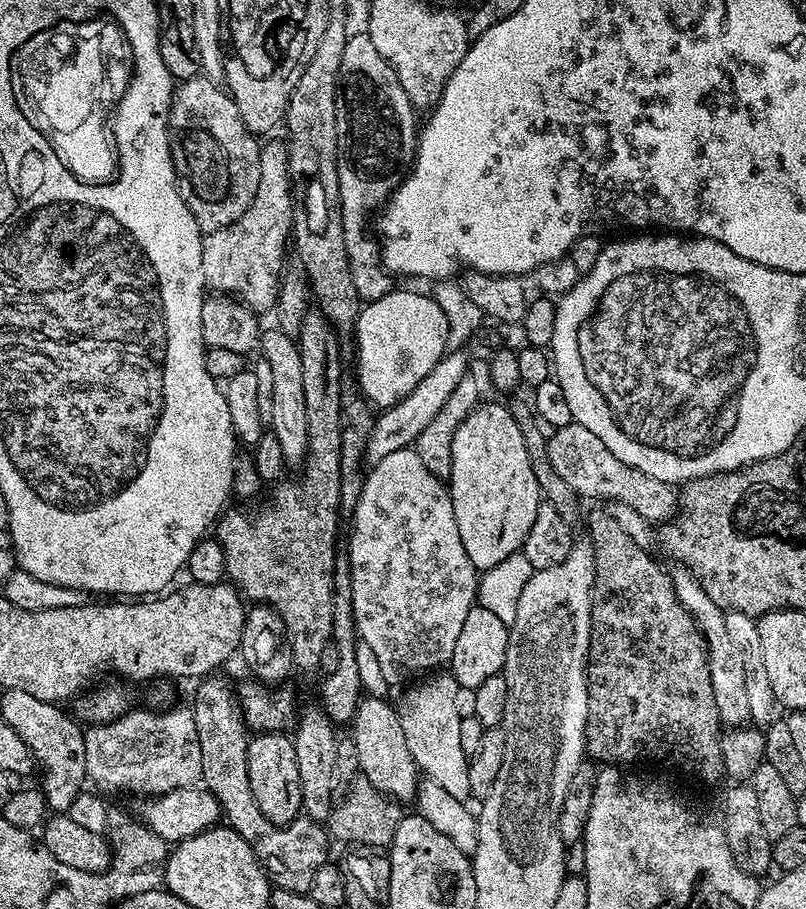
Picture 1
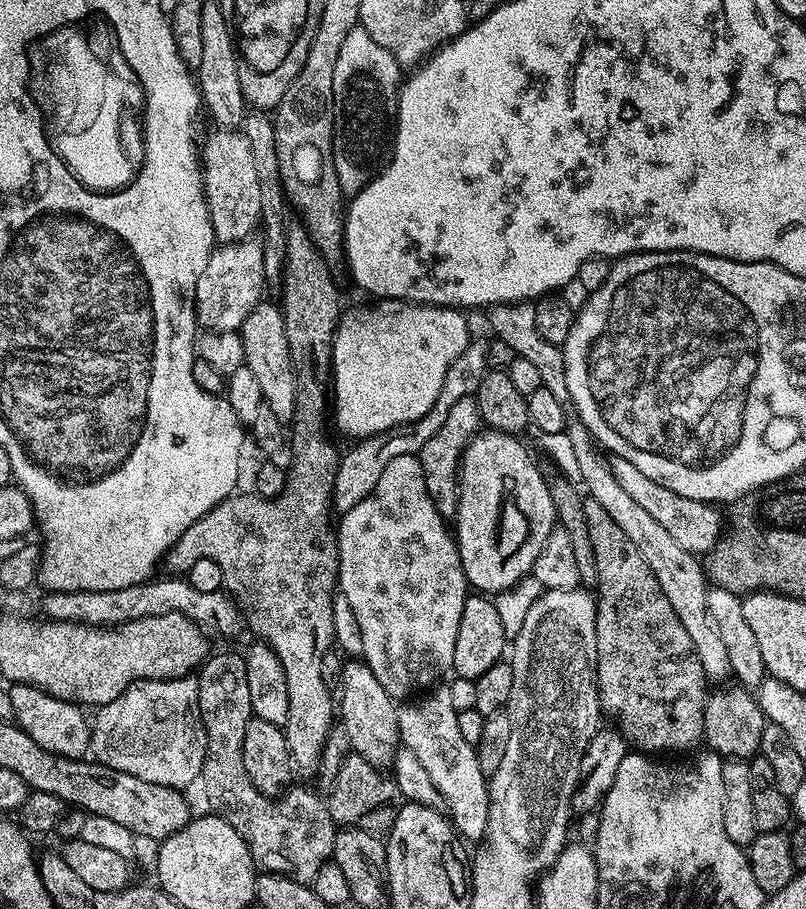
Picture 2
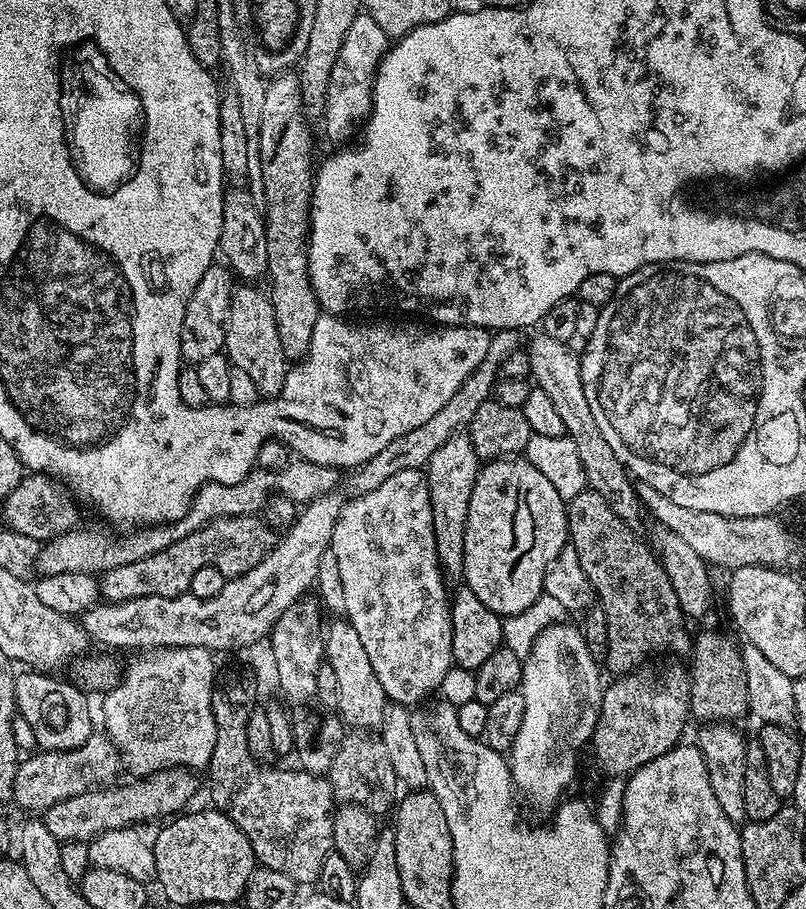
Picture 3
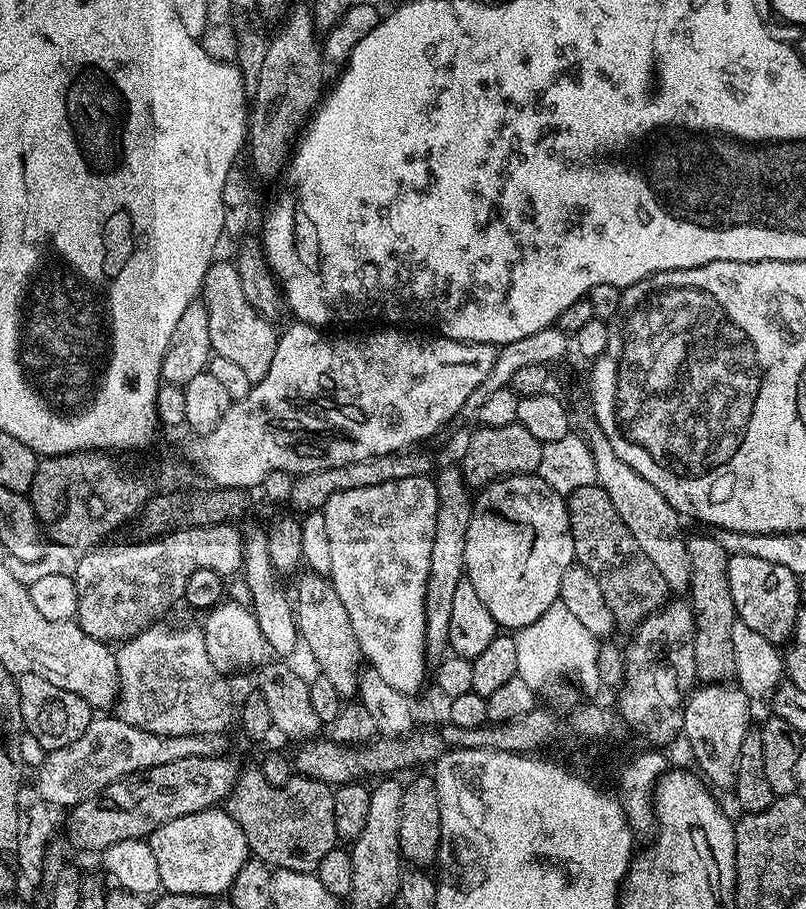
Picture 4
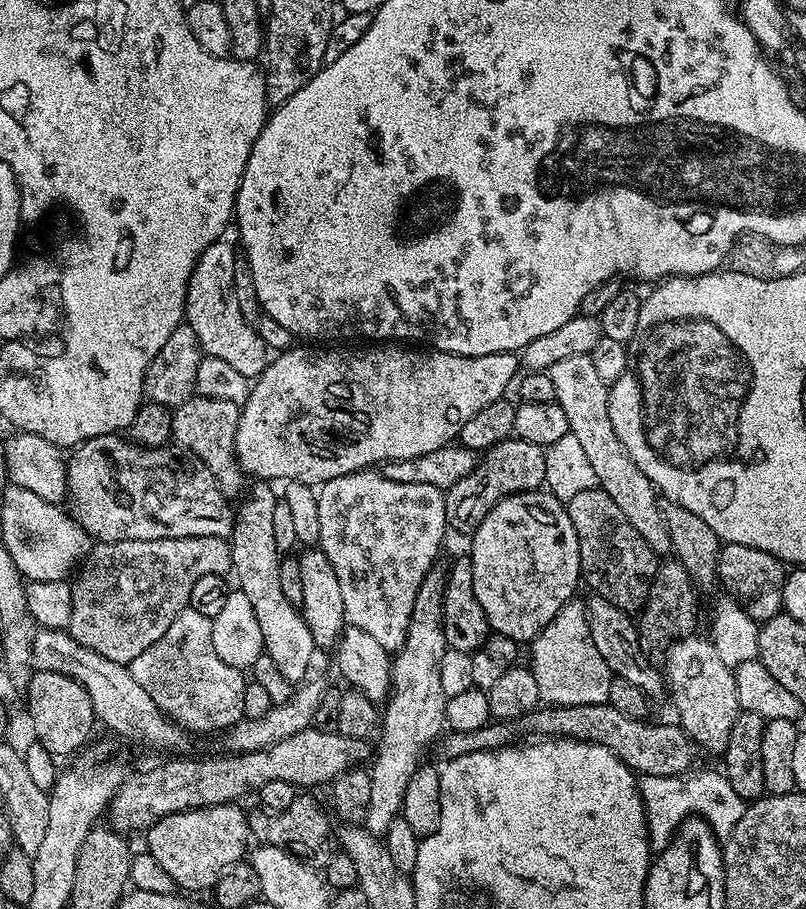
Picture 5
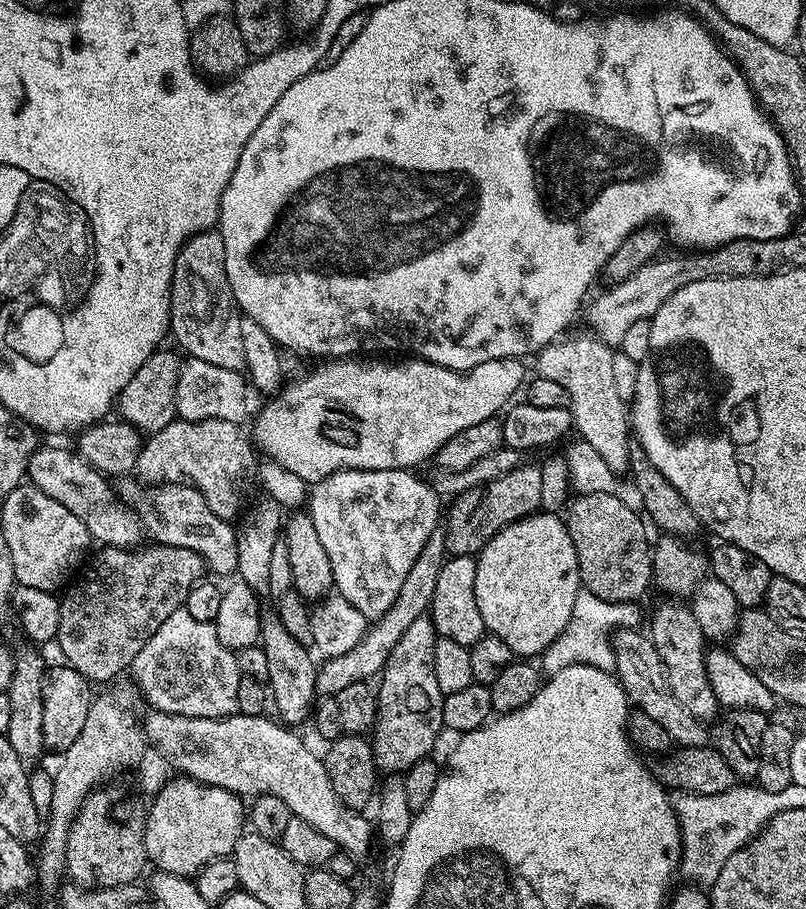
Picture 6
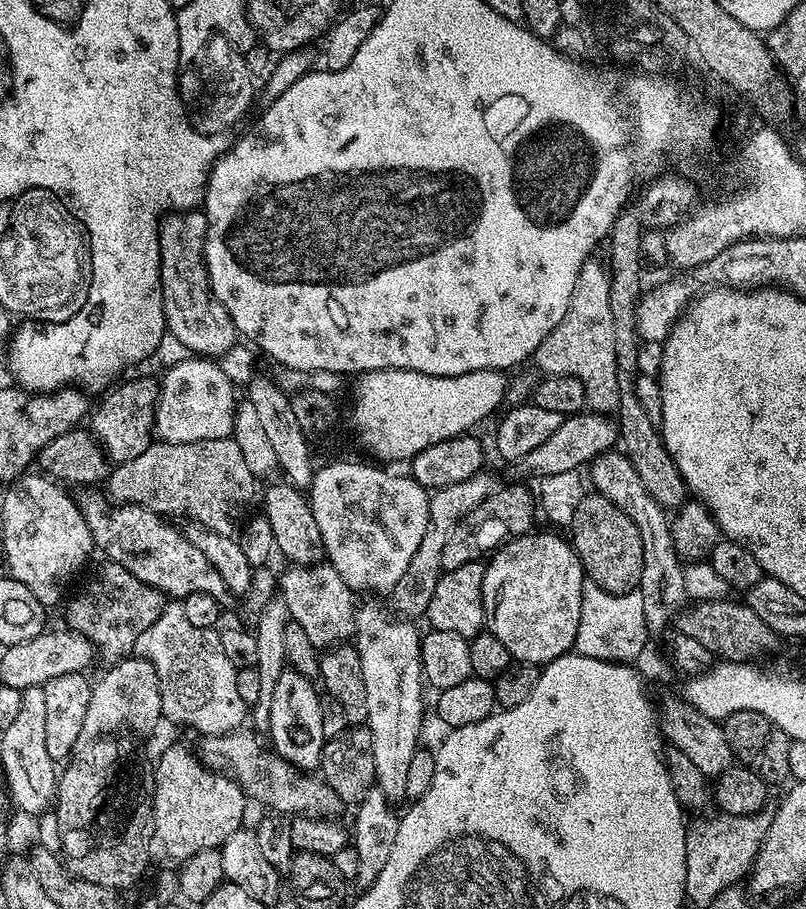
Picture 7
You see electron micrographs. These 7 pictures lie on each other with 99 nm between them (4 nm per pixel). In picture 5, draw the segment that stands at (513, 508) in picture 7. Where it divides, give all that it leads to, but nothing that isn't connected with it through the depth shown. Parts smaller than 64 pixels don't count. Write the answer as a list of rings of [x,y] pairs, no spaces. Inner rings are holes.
[[[509,436],[486,450],[477,459],[476,468],[444,492],[448,527],[453,533],[456,531],[471,534],[480,525],[482,518],[486,518],[486,514],[490,514],[490,510],[502,498],[519,492],[535,492],[543,489],[545,480],[545,449],[524,439]]]

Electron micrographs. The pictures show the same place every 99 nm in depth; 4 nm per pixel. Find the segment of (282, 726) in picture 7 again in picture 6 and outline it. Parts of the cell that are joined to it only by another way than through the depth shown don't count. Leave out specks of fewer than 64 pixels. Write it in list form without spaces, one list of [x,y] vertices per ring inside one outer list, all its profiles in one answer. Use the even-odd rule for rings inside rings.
[[[275,618],[269,620],[269,624],[267,621],[266,626],[261,627],[259,637],[268,659],[266,684],[270,689],[271,699],[274,701],[274,708],[276,704],[277,714],[275,713],[275,715],[285,725],[297,726],[296,724],[302,723],[307,716],[309,719],[313,715],[314,701],[318,696],[316,691],[318,664],[317,661],[312,661],[313,653],[305,644],[290,638],[290,634],[286,634],[286,630],[281,626],[279,620]]]

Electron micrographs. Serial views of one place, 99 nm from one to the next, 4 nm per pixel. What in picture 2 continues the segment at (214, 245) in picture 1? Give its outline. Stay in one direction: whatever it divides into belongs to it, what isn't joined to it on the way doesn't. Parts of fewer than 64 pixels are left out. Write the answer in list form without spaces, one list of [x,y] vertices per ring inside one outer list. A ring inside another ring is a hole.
[[[256,238],[213,247],[196,287],[196,323],[201,329],[209,332],[235,332],[265,299],[263,250],[263,243]]]

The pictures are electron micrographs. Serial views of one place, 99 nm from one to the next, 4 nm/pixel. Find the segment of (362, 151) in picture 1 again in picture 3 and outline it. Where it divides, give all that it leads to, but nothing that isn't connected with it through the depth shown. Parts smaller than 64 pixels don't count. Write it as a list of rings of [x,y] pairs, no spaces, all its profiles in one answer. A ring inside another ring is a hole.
[[[367,14],[356,16],[350,30],[346,30],[342,50],[338,50],[338,62],[334,62],[334,70],[330,74],[328,103],[324,105],[322,116],[334,139],[346,139],[352,132],[352,124],[363,125],[372,113],[372,84],[376,80],[380,59],[389,47],[390,37]]]

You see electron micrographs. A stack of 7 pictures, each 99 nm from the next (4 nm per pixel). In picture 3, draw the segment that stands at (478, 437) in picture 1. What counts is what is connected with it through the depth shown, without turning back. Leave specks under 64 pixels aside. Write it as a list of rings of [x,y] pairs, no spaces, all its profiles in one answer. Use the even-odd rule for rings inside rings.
[[[525,458],[489,459],[481,467],[480,473],[478,473],[474,482],[474,490],[470,494],[470,514],[466,522],[466,558],[464,559],[462,580],[470,590],[474,590],[474,594],[478,594],[478,599],[484,605],[490,606],[490,610],[497,612],[501,618],[522,614],[522,610],[526,610],[543,593],[544,579],[546,578],[548,567],[554,562],[554,558],[558,558],[558,554],[568,543],[568,509],[566,502],[559,496],[558,490],[554,488],[553,483],[540,470],[536,469],[531,462]]]

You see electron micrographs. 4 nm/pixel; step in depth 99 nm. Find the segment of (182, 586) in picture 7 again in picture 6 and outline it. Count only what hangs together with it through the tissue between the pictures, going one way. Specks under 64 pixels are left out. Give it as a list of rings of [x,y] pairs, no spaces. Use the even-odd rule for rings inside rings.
[[[37,447],[36,453],[28,458],[27,479],[43,494],[66,506],[86,526],[97,545],[135,549],[146,536],[140,517],[120,499],[117,489],[108,485],[109,477],[90,467],[79,452],[68,448]]]

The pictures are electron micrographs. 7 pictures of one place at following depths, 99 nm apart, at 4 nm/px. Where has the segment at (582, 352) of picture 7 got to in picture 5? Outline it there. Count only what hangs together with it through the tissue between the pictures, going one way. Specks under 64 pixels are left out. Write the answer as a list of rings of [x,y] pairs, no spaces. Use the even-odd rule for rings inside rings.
[[[578,355],[575,358],[566,358],[557,365],[549,368],[555,390],[555,403],[565,411],[569,433],[579,439],[590,463],[594,466],[597,475],[598,487],[614,498],[618,510],[626,514],[630,526],[646,538],[646,546],[657,554],[672,552],[670,533],[664,521],[661,501],[658,493],[652,487],[646,474],[634,466],[630,454],[626,454],[624,447],[618,440],[609,414],[609,385],[600,377],[594,362],[589,355]],[[657,500],[657,501],[656,501]]]

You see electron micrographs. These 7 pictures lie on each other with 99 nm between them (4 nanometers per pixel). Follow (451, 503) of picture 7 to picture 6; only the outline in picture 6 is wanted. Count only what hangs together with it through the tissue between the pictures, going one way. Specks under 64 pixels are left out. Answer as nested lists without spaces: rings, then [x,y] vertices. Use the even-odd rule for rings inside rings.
[[[438,530],[430,534],[430,542],[426,542],[422,554],[418,556],[418,562],[410,566],[410,574],[406,574],[406,579],[402,582],[402,590],[394,600],[394,606],[369,627],[362,642],[354,646],[354,650],[347,651],[338,658],[327,658],[323,661],[324,664],[319,665],[316,673],[316,691],[321,697],[335,697],[342,690],[346,690],[346,686],[363,684],[371,681],[371,676],[376,678],[383,673],[384,663],[388,660],[390,650],[394,650],[398,638],[402,638],[402,634],[414,622],[414,618],[425,615],[431,609],[434,585],[438,582],[438,574],[442,570],[445,559],[446,536],[443,531]]]

